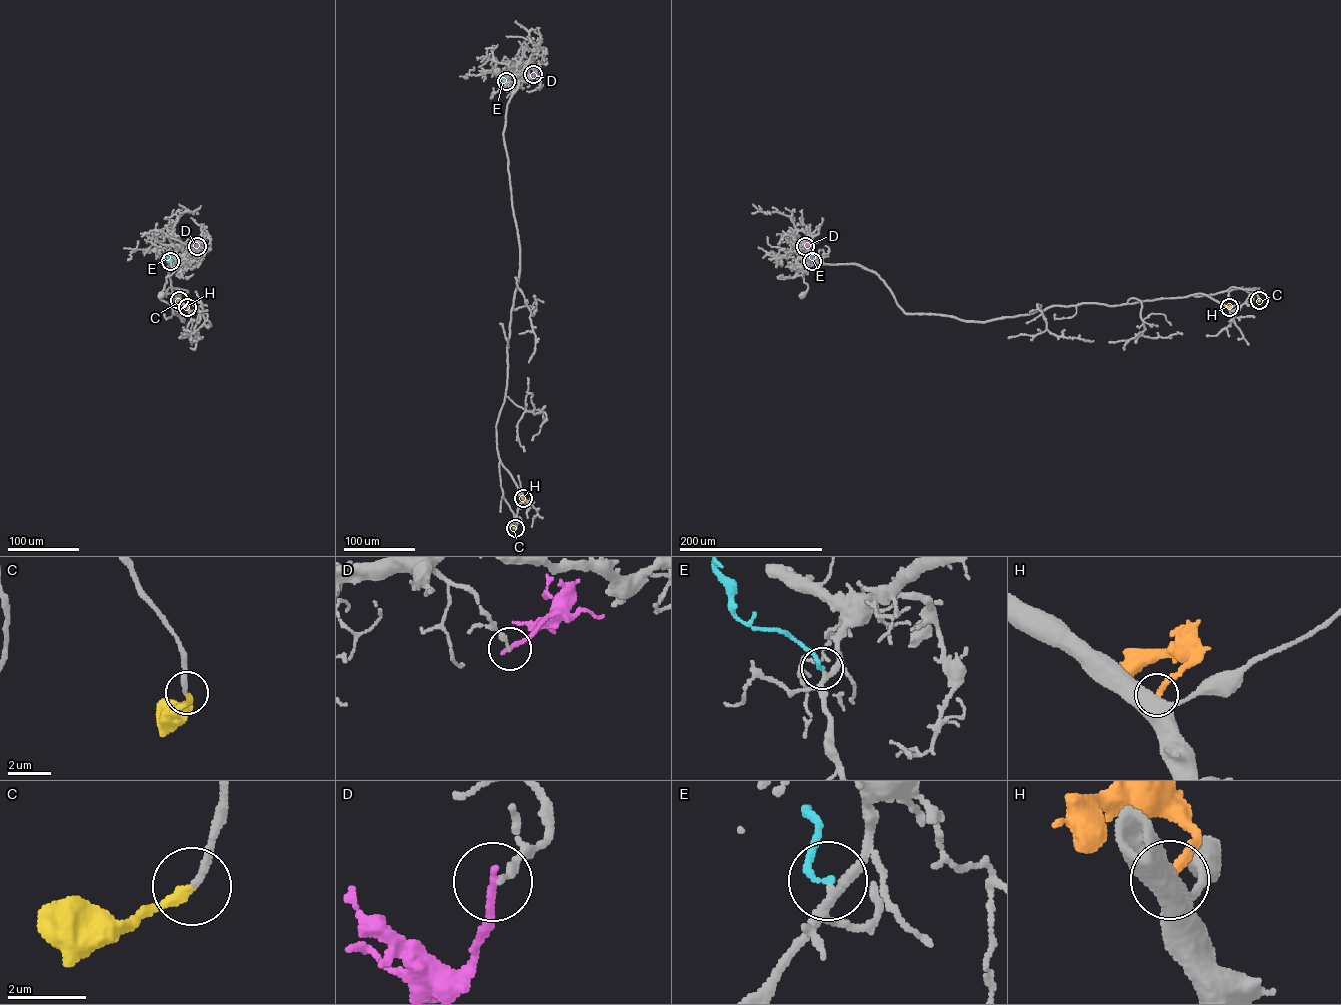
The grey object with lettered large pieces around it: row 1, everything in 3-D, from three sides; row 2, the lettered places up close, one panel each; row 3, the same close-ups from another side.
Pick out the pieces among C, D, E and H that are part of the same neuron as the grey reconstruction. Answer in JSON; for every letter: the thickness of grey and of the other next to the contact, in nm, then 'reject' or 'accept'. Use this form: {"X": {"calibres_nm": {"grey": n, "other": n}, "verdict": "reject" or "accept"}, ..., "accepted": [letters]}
{"C": {"calibres_nm": {"grey": 200, "other": 240}, "verdict": "accept"}, "D": {"calibres_nm": {"grey": 180, "other": 200}, "verdict": "reject"}, "E": {"calibres_nm": {"grey": 190, "other": 160}, "verdict": "reject"}, "H": {"calibres_nm": {"grey": 440, "other": 240}, "verdict": "reject"}, "accepted": ["C"]}

